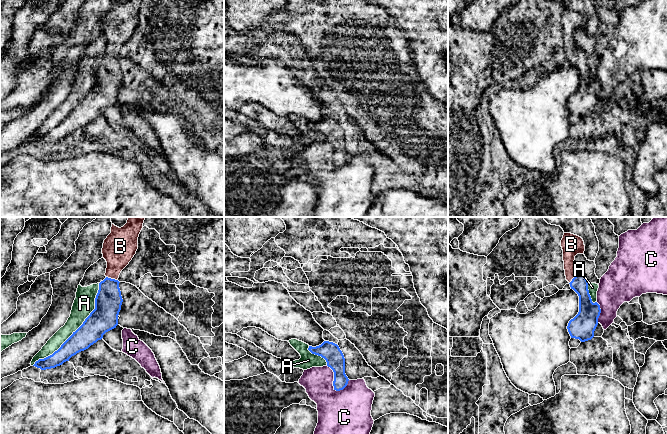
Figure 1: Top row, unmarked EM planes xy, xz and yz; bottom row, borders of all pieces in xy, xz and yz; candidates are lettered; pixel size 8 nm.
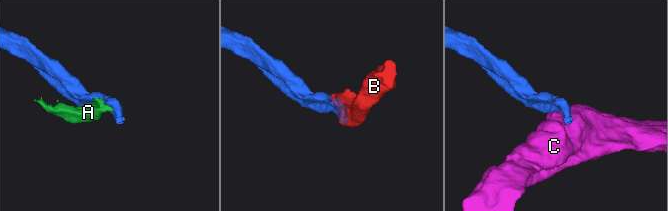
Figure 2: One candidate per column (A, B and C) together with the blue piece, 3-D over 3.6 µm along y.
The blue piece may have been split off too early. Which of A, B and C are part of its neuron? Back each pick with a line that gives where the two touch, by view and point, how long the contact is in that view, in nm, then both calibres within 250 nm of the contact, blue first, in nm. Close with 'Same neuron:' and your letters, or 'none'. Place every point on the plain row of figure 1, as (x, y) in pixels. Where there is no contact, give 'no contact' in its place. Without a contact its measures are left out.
B: contact xy (112, 55); length 100 nm; calibres 220 and 260 nm
Same neuron: B

